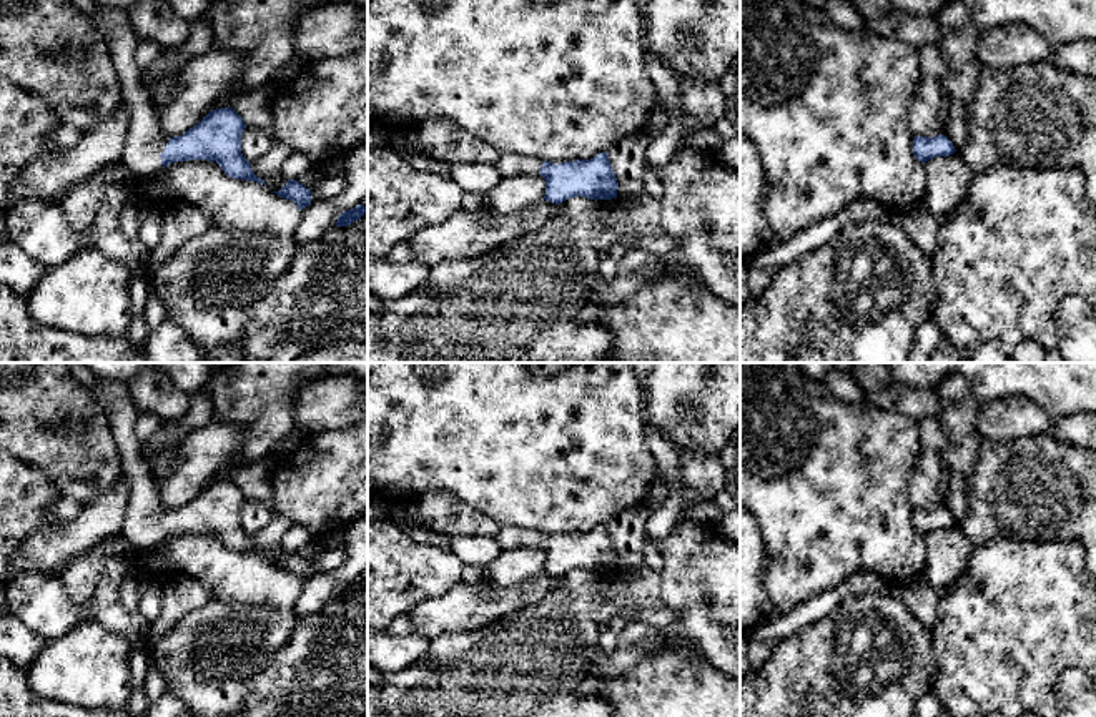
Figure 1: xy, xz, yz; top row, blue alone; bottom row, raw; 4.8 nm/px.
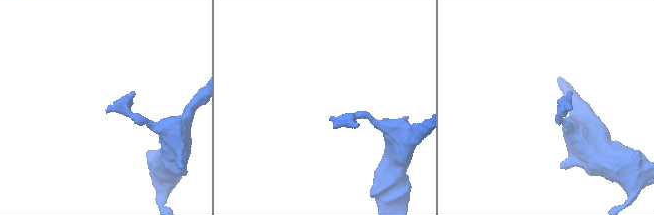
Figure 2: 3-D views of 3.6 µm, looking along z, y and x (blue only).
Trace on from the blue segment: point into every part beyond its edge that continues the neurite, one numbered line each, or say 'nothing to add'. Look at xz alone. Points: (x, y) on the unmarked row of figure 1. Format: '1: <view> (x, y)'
1: xz (509, 538)

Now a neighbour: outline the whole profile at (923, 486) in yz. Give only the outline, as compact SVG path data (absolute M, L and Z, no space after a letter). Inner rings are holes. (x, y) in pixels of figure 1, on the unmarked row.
M921 446L908 482L908 501L915 509L938 509L943 506L938 484L943 474L941 454Z

